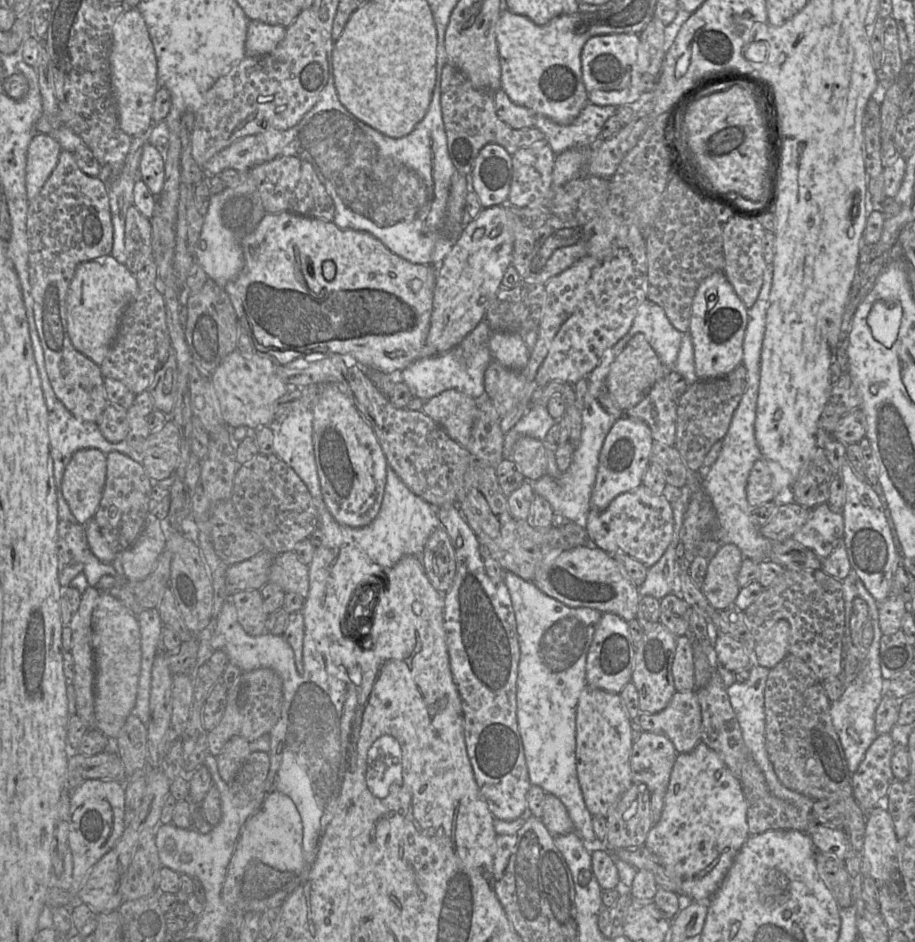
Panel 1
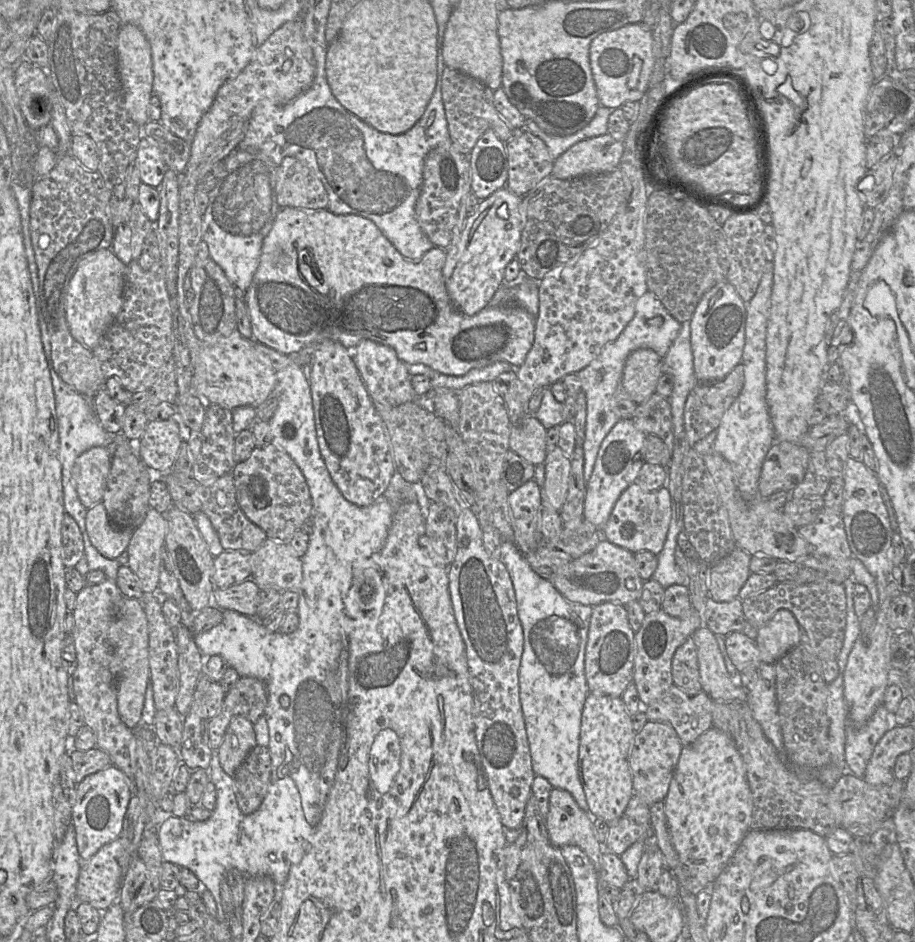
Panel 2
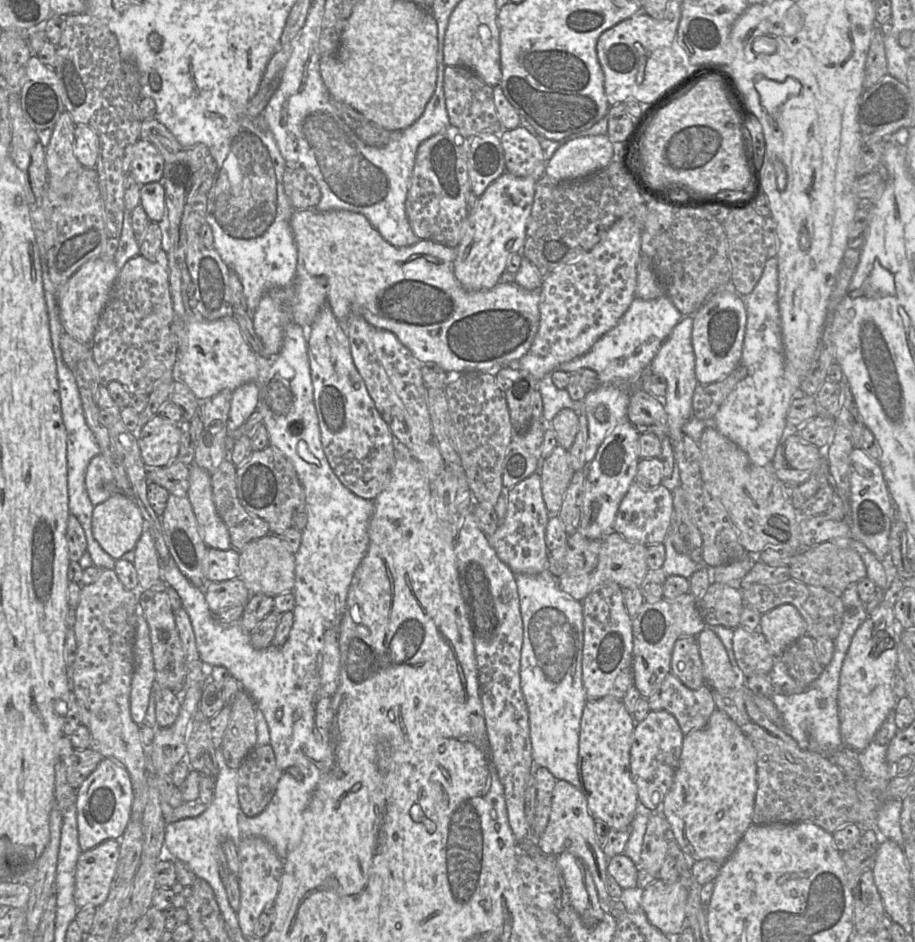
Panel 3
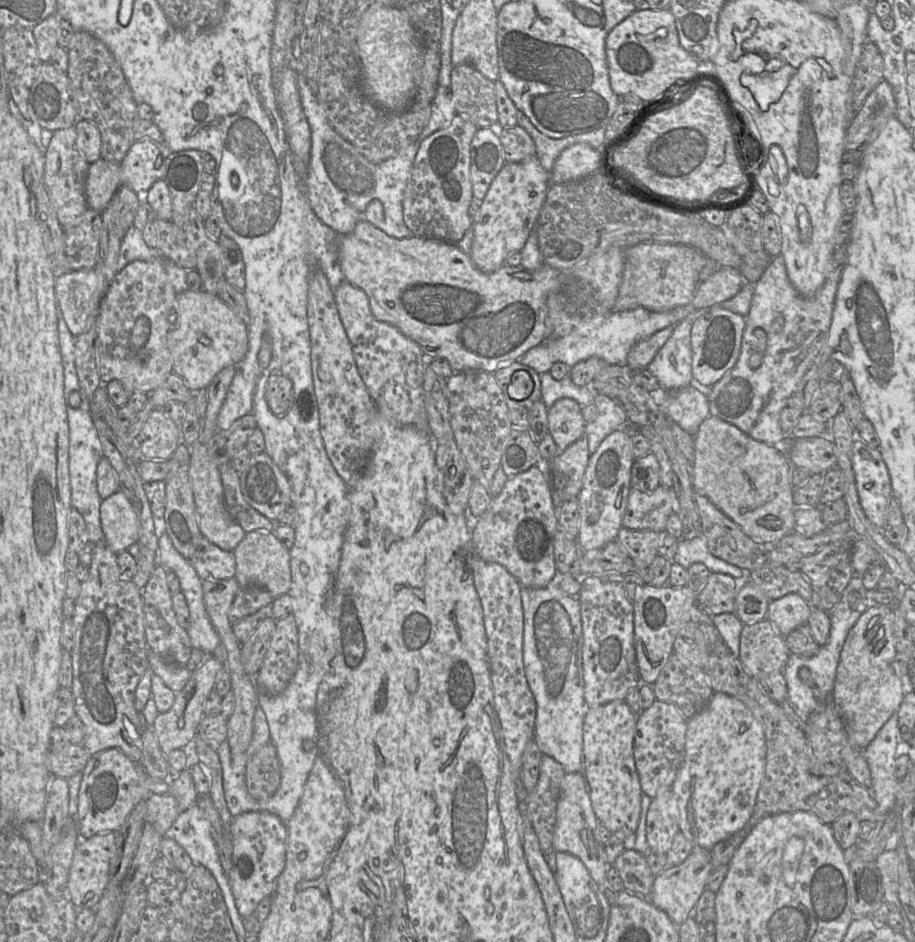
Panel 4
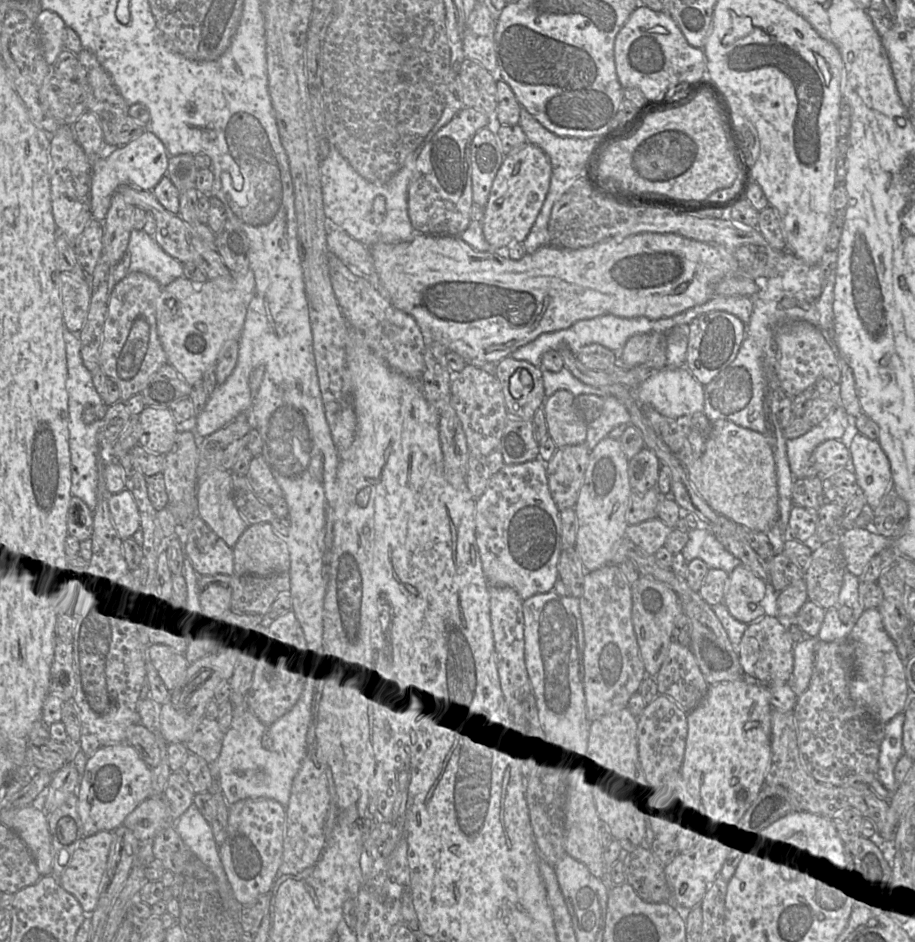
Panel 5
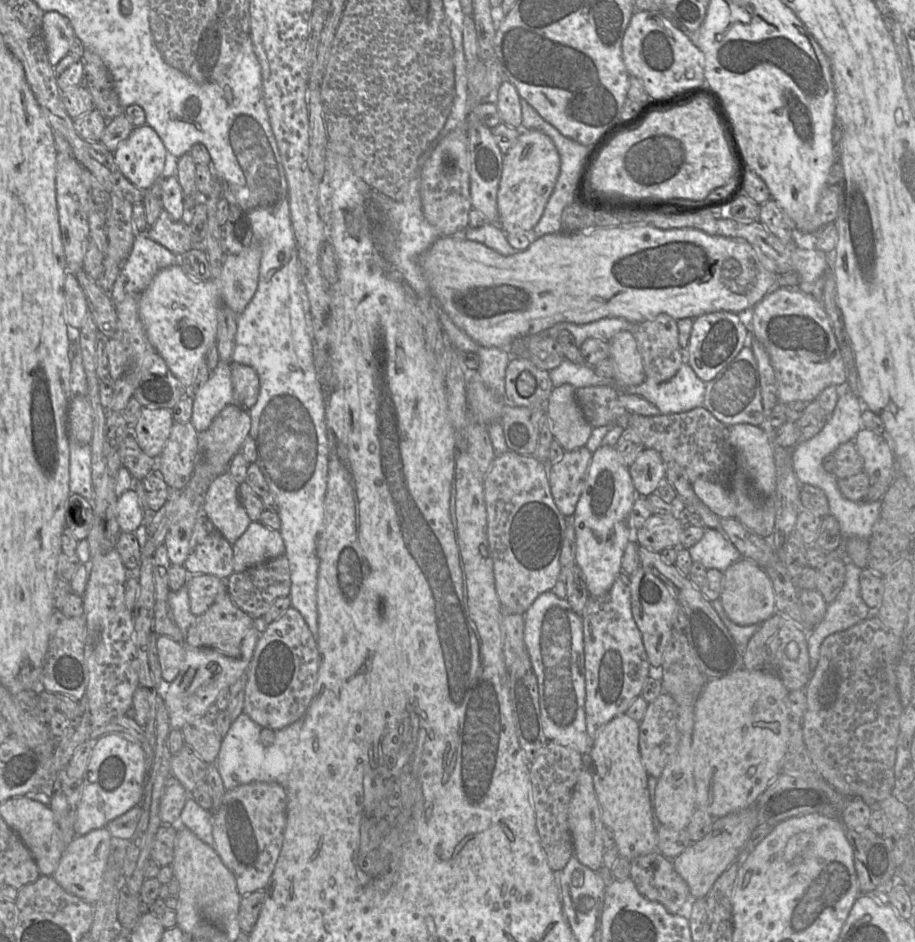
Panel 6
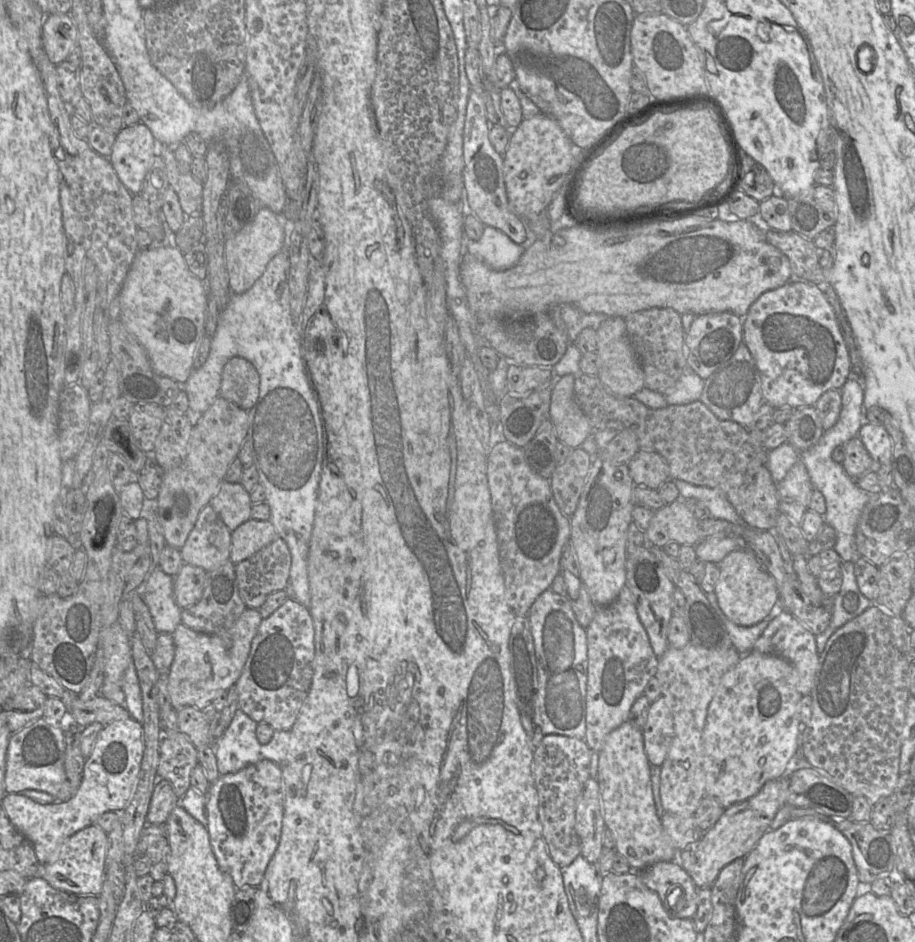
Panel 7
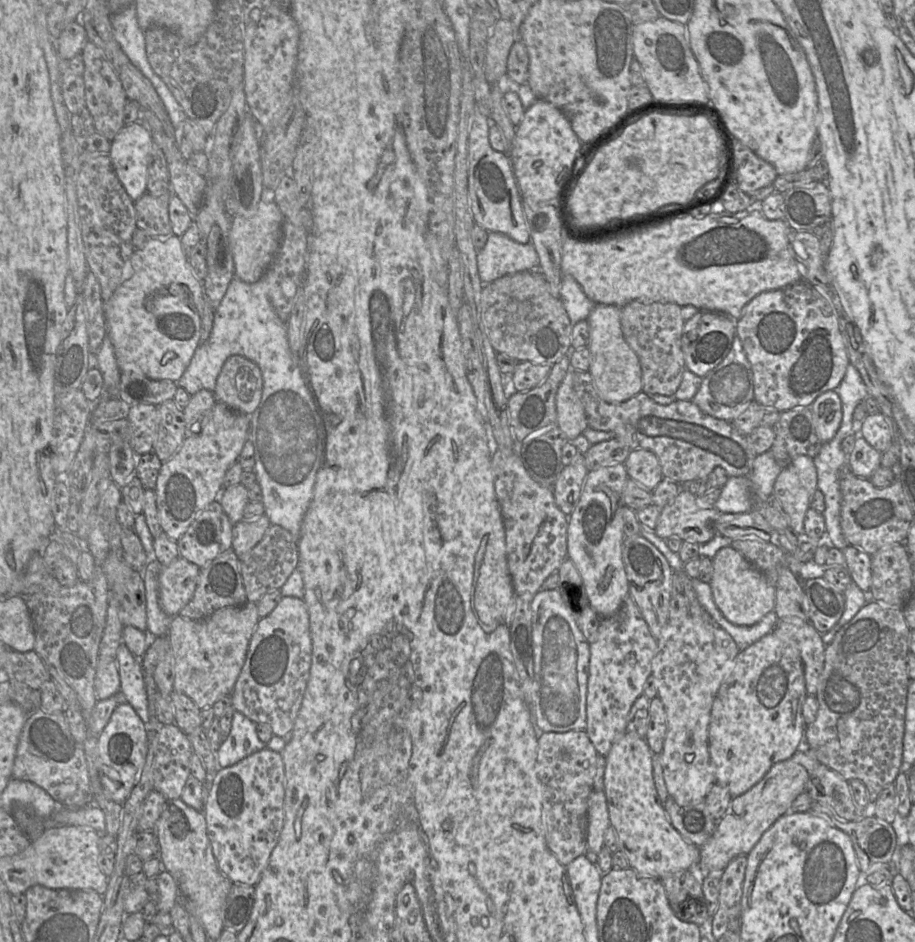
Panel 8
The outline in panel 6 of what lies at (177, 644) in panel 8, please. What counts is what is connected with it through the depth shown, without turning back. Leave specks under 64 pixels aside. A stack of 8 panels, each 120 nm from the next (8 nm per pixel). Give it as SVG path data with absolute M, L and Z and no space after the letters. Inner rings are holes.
M256 622L247 632L242 640L238 657L226 656L213 648L185 645L184 661L180 672L171 683L166 683L165 687L164 701L168 709L171 728L182 729L190 721L204 716L208 707L216 703L219 693L225 688L230 688L247 671L262 628Z

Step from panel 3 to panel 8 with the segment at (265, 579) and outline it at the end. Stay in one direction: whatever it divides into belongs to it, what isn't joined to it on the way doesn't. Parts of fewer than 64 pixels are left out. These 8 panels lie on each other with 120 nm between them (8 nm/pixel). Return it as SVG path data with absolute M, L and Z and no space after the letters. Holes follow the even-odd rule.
M266 515L251 520L241 520L233 527L232 549L237 557L251 550L263 537L270 521Z

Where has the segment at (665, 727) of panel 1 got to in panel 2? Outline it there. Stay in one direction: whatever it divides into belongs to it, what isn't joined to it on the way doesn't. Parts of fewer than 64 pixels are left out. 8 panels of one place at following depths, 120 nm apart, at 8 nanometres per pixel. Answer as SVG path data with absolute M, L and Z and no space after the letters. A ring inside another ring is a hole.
M672 684L658 699L643 708L648 720L669 723L681 744L686 746L712 727L713 703L704 691L688 695Z

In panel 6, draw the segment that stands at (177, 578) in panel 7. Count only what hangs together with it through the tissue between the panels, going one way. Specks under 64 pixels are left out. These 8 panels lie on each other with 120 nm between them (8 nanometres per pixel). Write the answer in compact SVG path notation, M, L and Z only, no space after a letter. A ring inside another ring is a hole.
M190 575L188 579L188 596L190 610L198 616L207 611L219 592L226 589L226 581L214 575Z

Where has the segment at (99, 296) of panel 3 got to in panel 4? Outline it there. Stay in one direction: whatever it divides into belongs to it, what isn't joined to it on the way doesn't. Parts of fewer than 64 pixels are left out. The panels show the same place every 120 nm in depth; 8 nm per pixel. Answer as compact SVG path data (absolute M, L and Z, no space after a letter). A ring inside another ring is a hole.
M93 269L70 270L55 279L55 301L73 336L82 334L97 317L110 284Z

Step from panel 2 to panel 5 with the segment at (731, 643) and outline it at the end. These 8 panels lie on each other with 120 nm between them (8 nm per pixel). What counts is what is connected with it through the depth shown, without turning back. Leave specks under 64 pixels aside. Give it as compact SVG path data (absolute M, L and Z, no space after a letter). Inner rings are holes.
M763 616L748 624L739 644L739 660L746 678L767 686L788 683L794 667L794 643L784 620L776 616Z

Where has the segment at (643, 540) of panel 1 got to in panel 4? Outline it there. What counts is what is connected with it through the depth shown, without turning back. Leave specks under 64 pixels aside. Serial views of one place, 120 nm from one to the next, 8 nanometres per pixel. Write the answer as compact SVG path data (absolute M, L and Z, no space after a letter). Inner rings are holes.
M659 485L652 492L642 492L631 487L622 527L666 533L667 520L675 512L678 503L672 488Z

